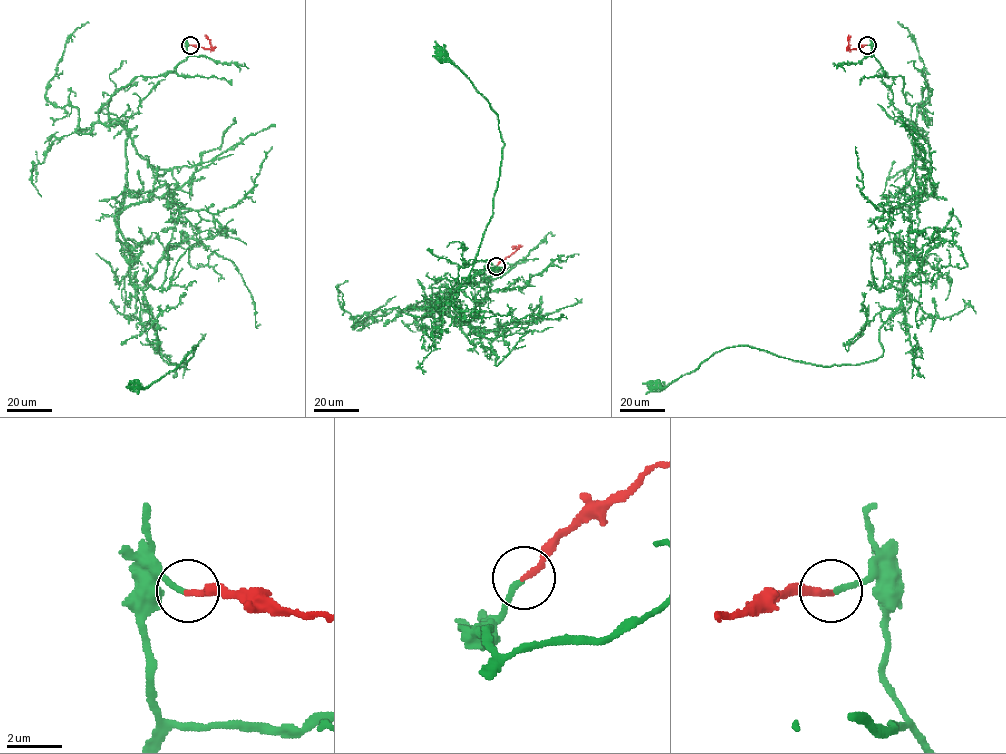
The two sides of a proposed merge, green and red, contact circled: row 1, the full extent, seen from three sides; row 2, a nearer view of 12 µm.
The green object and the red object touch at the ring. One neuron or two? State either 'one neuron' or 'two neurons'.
one neuron

